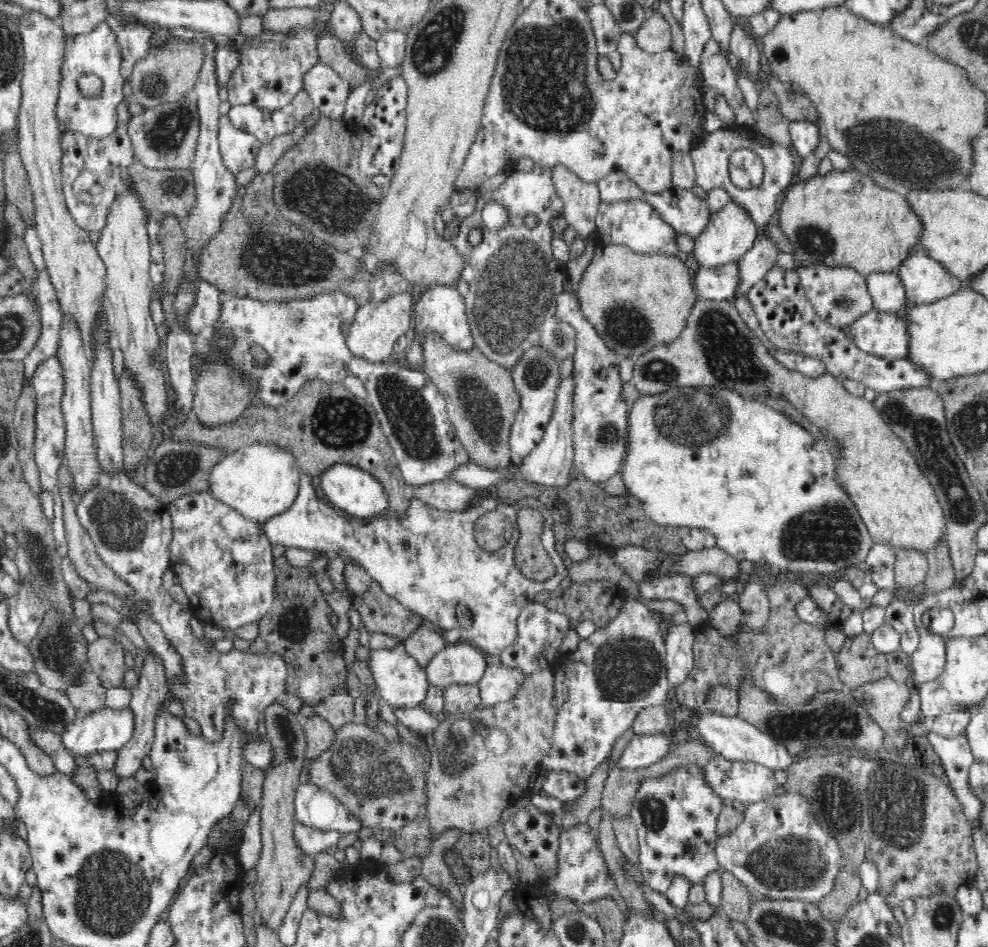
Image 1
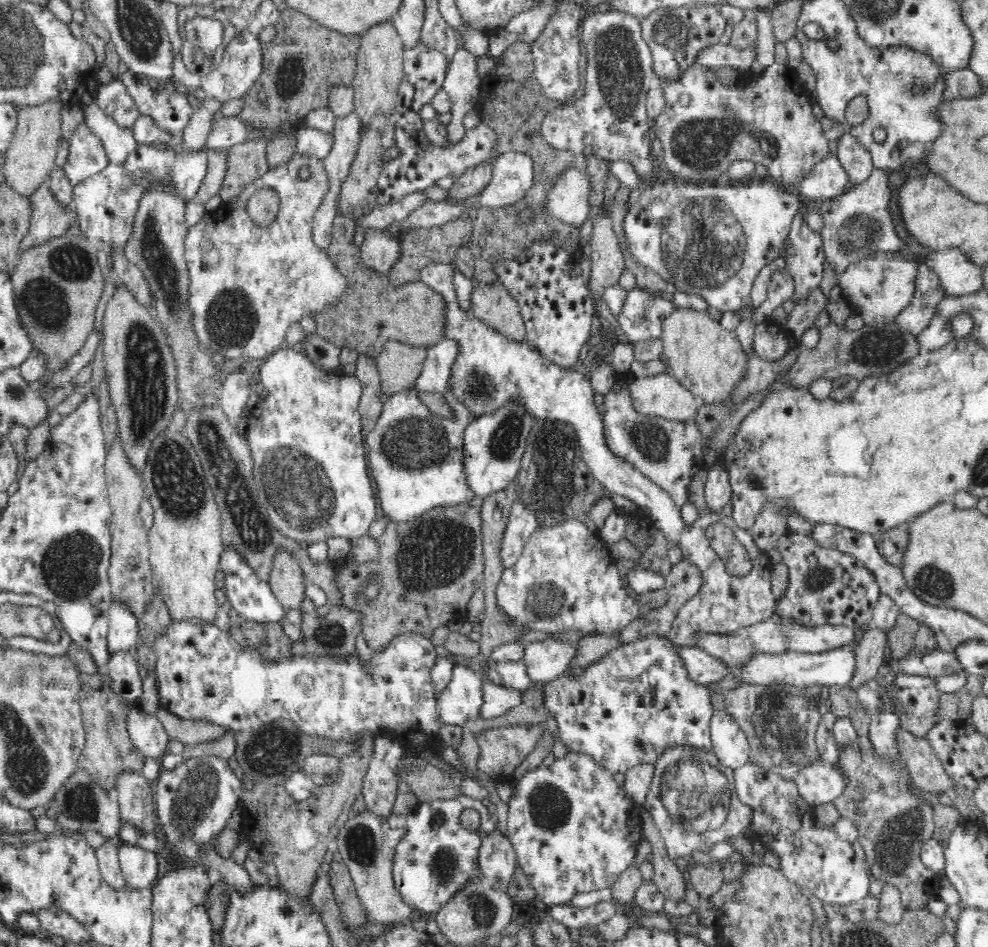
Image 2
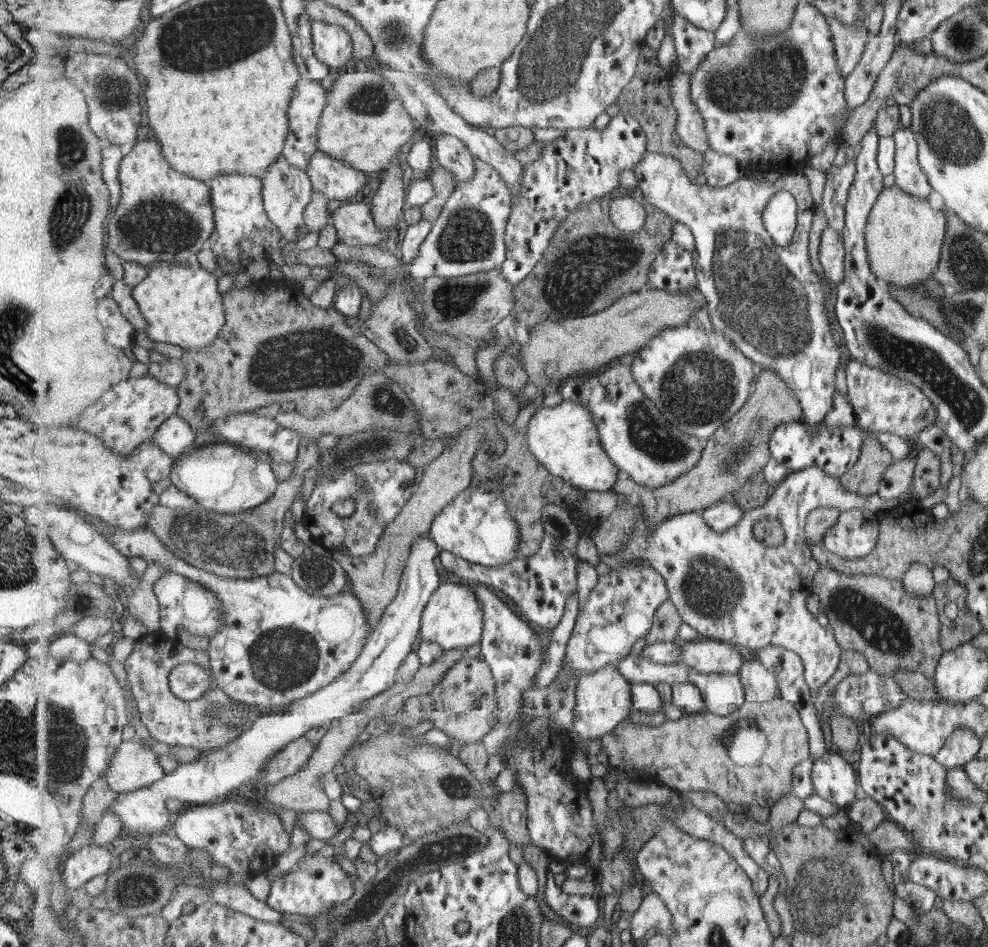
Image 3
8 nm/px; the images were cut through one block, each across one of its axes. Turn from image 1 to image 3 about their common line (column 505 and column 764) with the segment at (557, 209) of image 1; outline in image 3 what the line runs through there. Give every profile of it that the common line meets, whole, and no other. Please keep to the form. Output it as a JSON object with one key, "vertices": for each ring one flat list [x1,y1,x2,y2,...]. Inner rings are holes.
{"vertices":[[646,152,645,159,636,166,634,169,637,177,637,187,641,190,640,196,642,197,643,202,660,209,662,212,667,213,669,216,672,216,674,219,687,224,691,233,694,235,694,240,696,243,697,254,696,256,696,272,698,273,698,287,701,289,701,293,707,298,709,316,713,322,713,326,717,331,725,333,730,339,734,341,734,344,745,353,747,358,750,358,758,367,765,367,771,369,781,376,781,379,789,386,790,390,793,390,793,393,799,397,801,405,803,405,803,419,800,423,807,423,813,427,819,427,821,423,827,418,827,413,831,411,833,407,834,394,837,390,837,372,841,368,841,364,846,364,848,361,848,355,844,354,841,356,841,351,843,346,841,343,837,343,837,336,833,336,833,324,829,324,829,316,827,313,828,306,826,303,833,302,827,301,827,290,823,288,823,282,821,282,821,276,815,272,813,264,811,264,811,252,809,252,809,230,811,224,813,224,813,214,815,214,816,205,813,202,813,196,811,196,811,188,809,188,809,180,804,176,802,172,797,172,793,174,793,196,797,196,799,200,799,218,798,218,798,227,794,235,794,240,792,244,787,247,778,246,774,239,769,235,769,232,766,230,763,222,764,209,767,207,767,204,771,201,771,198,780,191,783,191,785,188,785,182,787,178,781,176,776,182,758,182,755,180,747,179,742,177,740,180,729,184,727,187,711,188,708,184,703,186,694,184,690,177,682,168,679,161,669,154,661,154,657,152]]}

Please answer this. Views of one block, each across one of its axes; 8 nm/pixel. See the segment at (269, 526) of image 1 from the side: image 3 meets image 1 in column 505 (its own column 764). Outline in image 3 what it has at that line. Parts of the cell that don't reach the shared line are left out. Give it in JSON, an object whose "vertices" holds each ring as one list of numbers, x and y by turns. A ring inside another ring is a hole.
{"vertices":[[811,466,790,473,782,483,775,486,767,504,747,511,741,522,725,533,715,531,707,523,704,515,697,513,671,516,661,524,657,524,655,528,651,528,647,524,649,520,643,516,643,505,639,503,635,507,641,509,641,514,635,518,631,536,621,545,617,556,623,559,647,559,652,568,665,576,671,594,670,600,678,608,683,621,697,629,700,634,706,635,709,640,730,642,755,651,775,646,795,652,804,663,806,682,814,691,837,673,839,667,837,663,841,660,841,652,844,650,837,643,835,633,825,628,825,625,819,624,815,615,807,608,807,600,813,593,814,579,821,566,812,551,812,539,806,534,809,513,819,507,837,507,840,512,853,508,867,508,873,512,883,513,899,503,893,498,887,502,881,502,881,499,883,498,878,494,859,496,846,491,840,485,839,478,829,476,821,466],[769,512,777,516,784,528,784,543,775,548,757,542,753,536,755,522]]}

